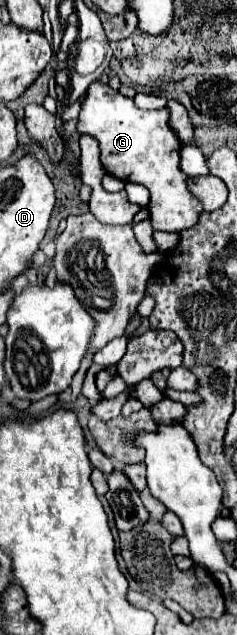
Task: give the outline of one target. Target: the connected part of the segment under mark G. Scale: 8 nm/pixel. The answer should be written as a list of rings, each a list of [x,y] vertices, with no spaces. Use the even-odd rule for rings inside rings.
[[[100,80],[88,86],[82,110],[78,116],[78,132],[92,134],[100,142],[100,160],[108,174],[138,182],[150,190],[150,218],[154,230],[180,232],[192,228],[202,212],[196,198],[186,188],[186,176],[180,172],[180,140],[168,126],[168,110],[140,110],[132,98],[122,96]]]

